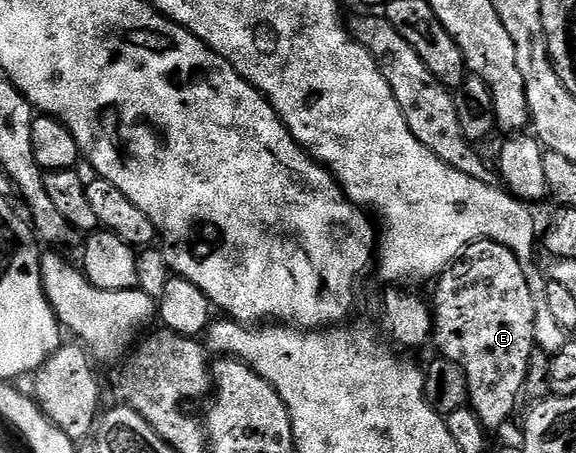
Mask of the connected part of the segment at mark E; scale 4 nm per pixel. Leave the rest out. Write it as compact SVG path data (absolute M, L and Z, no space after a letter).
M481 240L468 246L436 280L438 289L432 299L432 344L438 347L437 355L441 359L456 362L456 366L464 370L470 395L468 407L478 415L487 430L504 427L506 419L513 414L523 395L529 359L536 349L534 335L538 332L540 304L534 301L534 292L522 264L523 261L508 250L508 246L500 246L495 240Z

